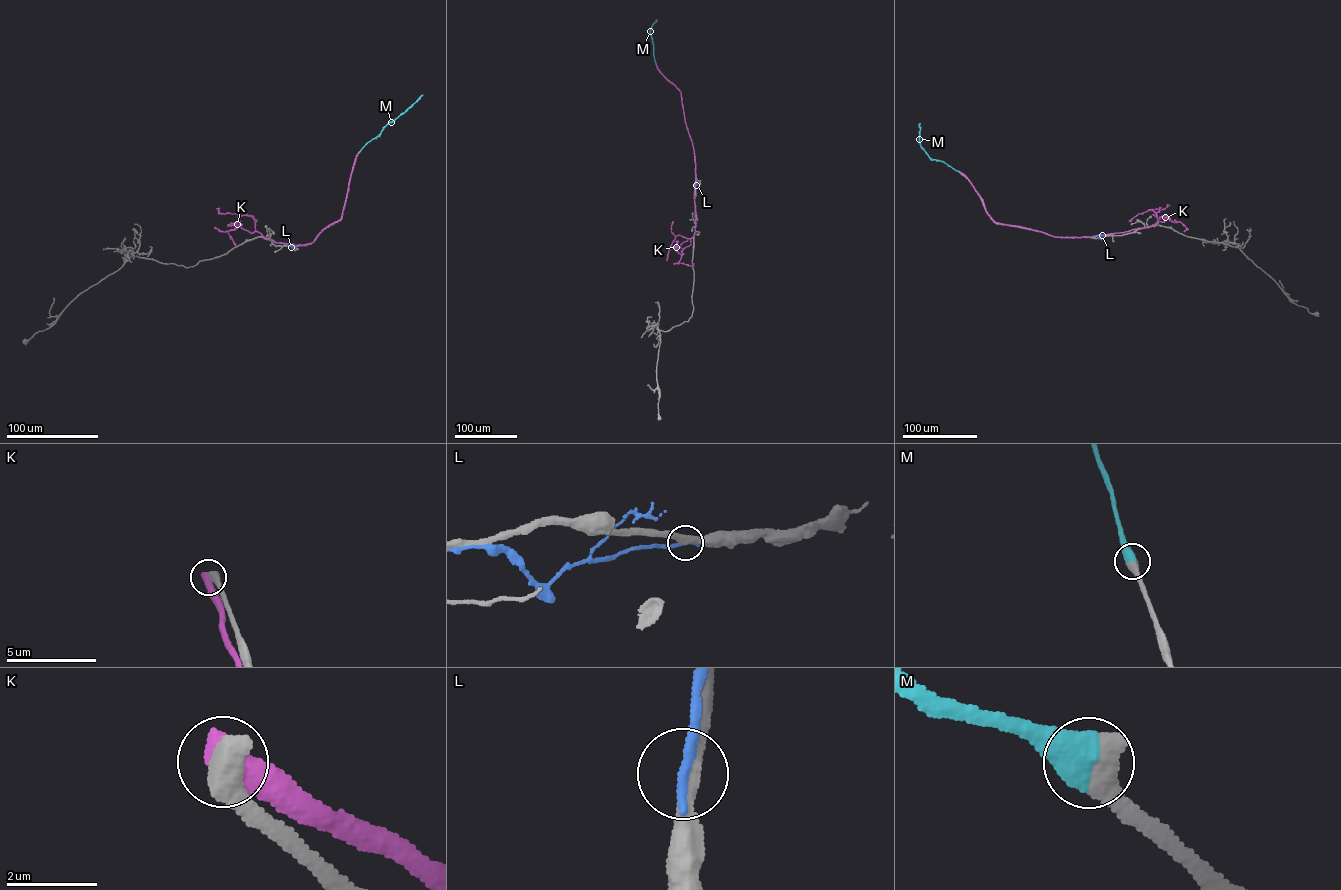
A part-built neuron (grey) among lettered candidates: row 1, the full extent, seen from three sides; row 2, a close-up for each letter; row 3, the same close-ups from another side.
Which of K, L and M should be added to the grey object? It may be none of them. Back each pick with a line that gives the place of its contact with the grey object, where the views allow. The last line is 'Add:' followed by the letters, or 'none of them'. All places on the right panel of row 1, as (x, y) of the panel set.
M: meets grey at (959, 171)
Add: M

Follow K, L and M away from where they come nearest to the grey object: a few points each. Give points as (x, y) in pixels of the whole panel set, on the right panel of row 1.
K: (959, 171), (996, 222), (1055, 236), (1095, 237), (1150, 227), (1165, 217), (1180, 221), (1187, 229), (1184, 231)
L: (1104, 236), (1091, 237)
M: (958, 171), (943, 161), (931, 160), (921, 147), (920, 123)

